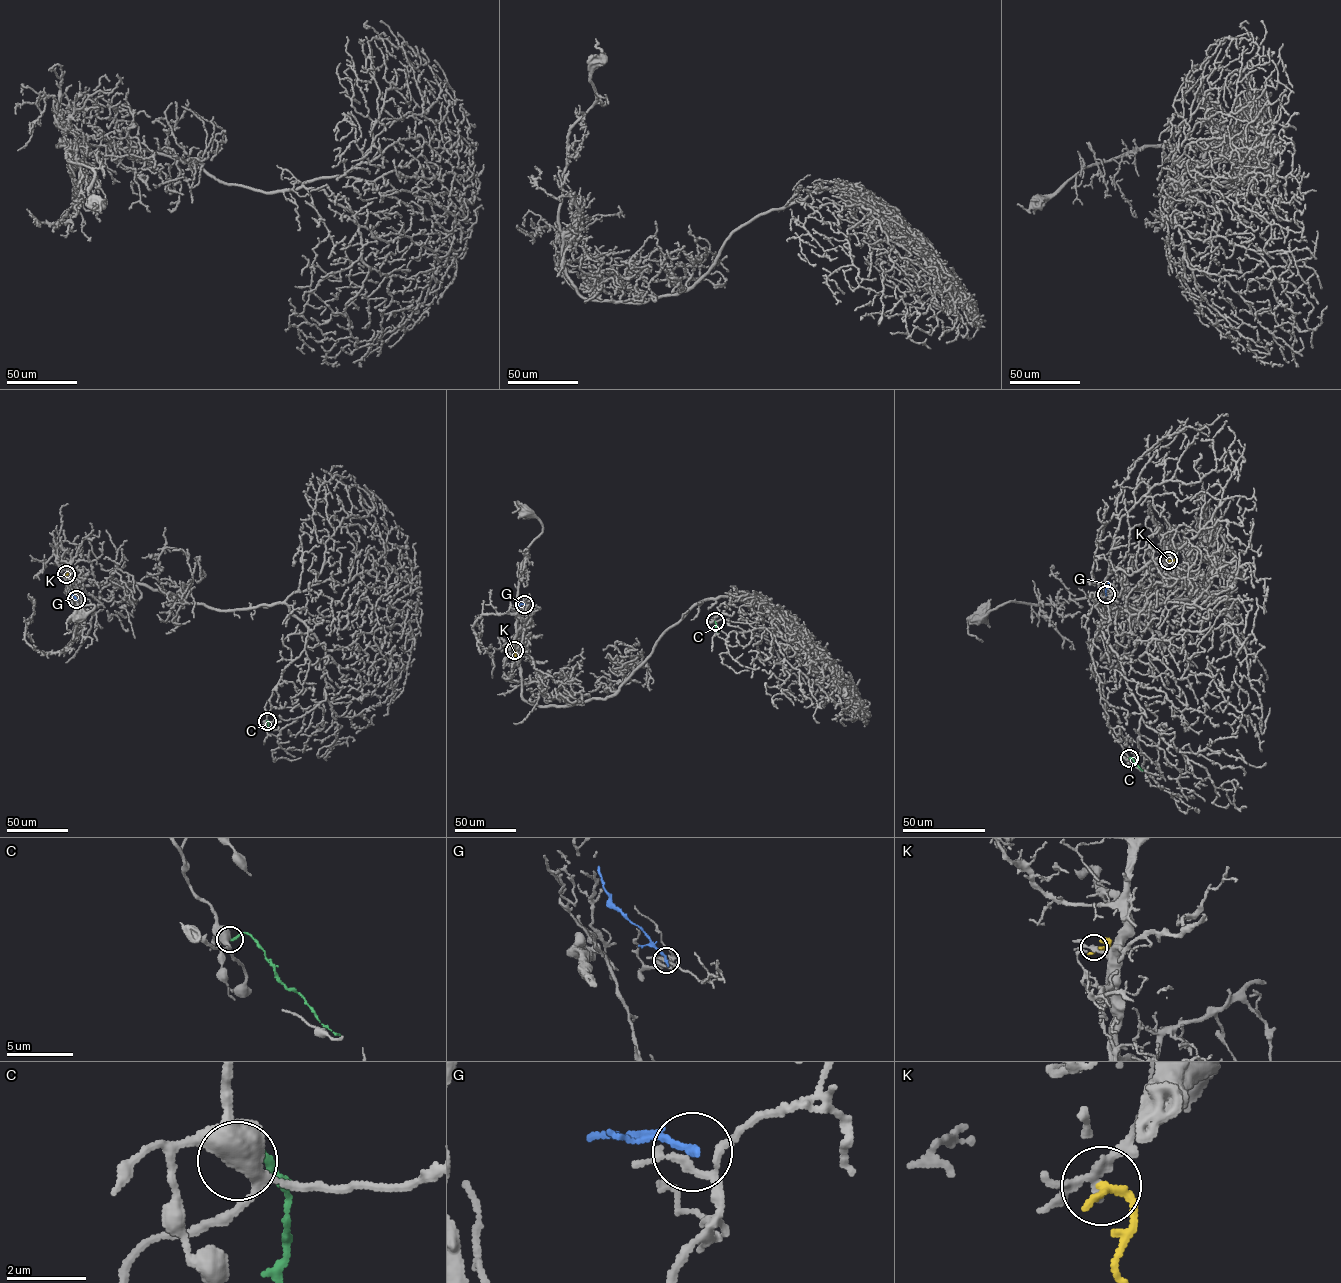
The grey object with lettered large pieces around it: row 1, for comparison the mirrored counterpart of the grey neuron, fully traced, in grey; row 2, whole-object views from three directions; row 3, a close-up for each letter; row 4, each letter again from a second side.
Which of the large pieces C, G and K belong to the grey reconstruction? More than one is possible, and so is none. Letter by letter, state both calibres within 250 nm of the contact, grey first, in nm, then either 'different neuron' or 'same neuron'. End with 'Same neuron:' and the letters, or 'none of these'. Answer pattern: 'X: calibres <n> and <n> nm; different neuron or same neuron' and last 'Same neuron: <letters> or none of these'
C: calibres 480 and 180 nm; different neuron
G: calibres 150 and 190 nm; different neuron
K: calibres 160 and 240 nm; different neuron
Same neuron: none of these

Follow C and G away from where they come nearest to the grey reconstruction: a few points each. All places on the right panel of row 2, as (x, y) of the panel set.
C: (1129, 758), (1143, 770)
G: (1106, 594), (1108, 582)

